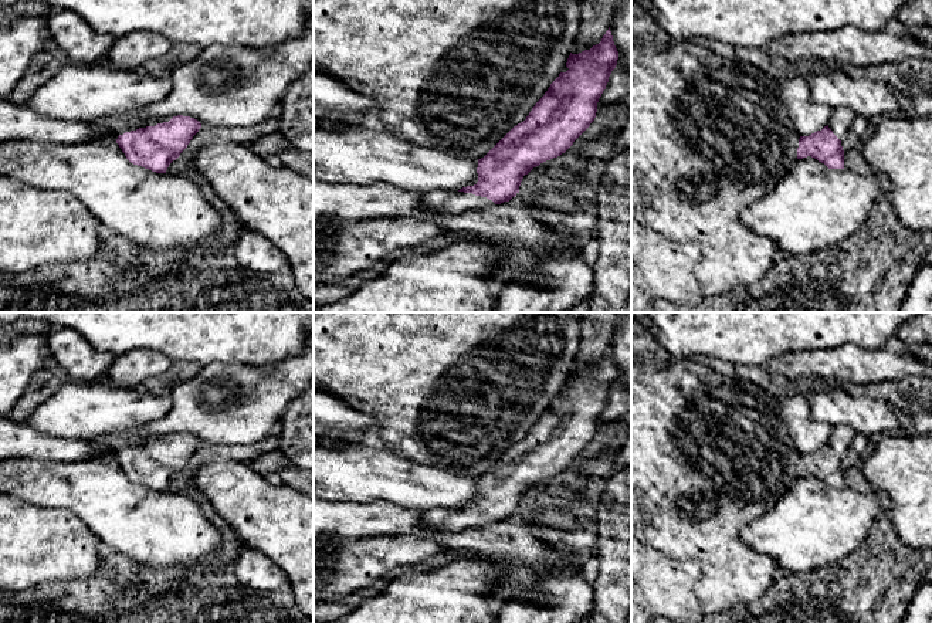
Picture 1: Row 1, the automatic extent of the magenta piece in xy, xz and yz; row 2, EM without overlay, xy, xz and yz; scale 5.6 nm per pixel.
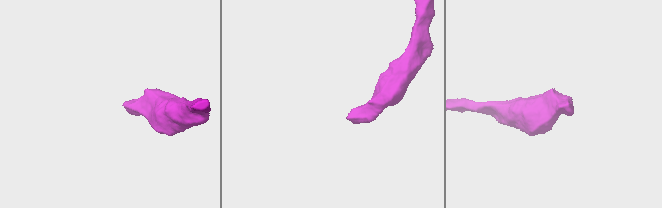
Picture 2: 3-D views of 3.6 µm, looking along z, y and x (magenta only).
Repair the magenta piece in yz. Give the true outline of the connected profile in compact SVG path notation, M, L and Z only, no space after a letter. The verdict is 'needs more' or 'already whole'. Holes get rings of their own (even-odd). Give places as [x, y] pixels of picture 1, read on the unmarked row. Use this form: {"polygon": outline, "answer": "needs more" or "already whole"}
{"polygon": "M834 426L828 441L809 454L800 454L797 477L811 474L828 487L844 487L844 468L841 460L851 451L858 431L848 426Z", "answer": "needs more"}

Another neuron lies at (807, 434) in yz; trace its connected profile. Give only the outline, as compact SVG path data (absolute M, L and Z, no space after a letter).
M792 389L784 392L779 417L799 454L809 454L827 444L833 427L811 419L809 395Z

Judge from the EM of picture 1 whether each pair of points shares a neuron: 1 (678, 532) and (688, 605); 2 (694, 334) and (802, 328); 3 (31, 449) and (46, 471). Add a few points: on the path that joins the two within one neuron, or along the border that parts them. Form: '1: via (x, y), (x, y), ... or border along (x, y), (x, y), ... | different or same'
1: border along (651, 548), (692, 559), (695, 592) | different
2: via (721, 328), (775, 328) | same
3: border along (14, 457), (74, 461) | different

